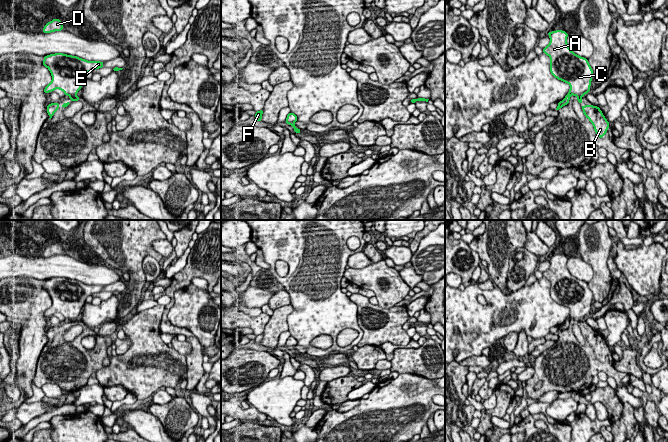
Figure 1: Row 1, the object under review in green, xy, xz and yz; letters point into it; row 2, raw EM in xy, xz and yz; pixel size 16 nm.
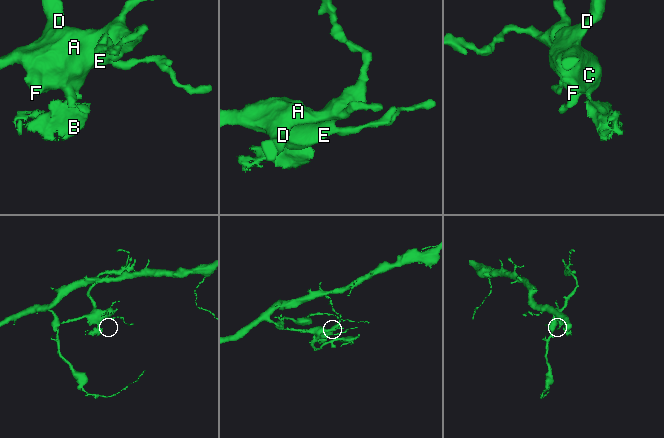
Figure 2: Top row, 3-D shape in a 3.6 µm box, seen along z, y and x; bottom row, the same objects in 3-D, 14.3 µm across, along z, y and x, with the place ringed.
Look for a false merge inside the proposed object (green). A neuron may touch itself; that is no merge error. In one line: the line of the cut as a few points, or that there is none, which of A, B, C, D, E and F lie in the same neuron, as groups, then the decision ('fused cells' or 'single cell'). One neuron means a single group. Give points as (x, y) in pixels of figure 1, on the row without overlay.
cut in xy along (75, 319), (70, 321); A C D E F / B; fused cells

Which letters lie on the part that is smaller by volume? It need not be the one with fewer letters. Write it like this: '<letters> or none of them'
B

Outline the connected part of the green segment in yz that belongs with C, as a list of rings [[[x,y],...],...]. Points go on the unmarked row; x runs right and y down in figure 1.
[[[562,254],[548,256],[550,267],[543,276],[550,281],[551,298],[570,309],[569,317],[558,327],[559,333],[569,327],[570,320],[584,320],[590,315],[593,294],[588,283],[578,280],[567,268],[568,258]]]

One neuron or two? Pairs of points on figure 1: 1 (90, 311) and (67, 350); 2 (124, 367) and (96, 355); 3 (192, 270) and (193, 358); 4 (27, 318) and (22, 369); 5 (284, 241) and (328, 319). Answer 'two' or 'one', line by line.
1: two
2: two
3: one
4: one
5: one

